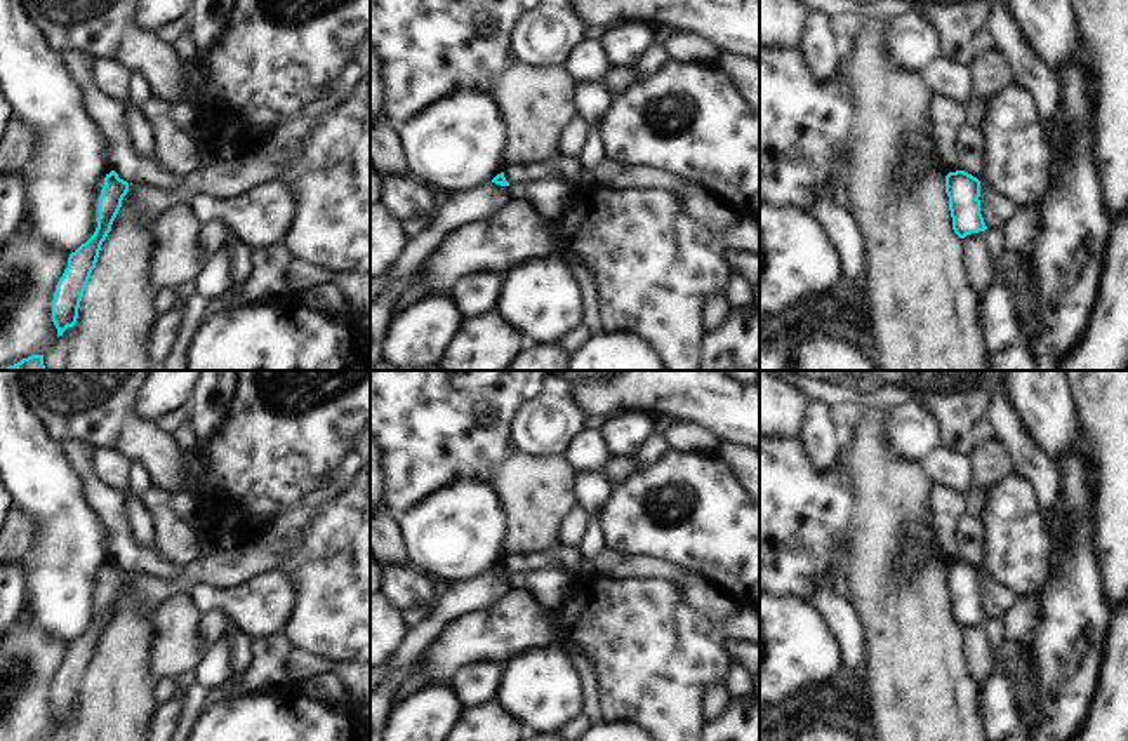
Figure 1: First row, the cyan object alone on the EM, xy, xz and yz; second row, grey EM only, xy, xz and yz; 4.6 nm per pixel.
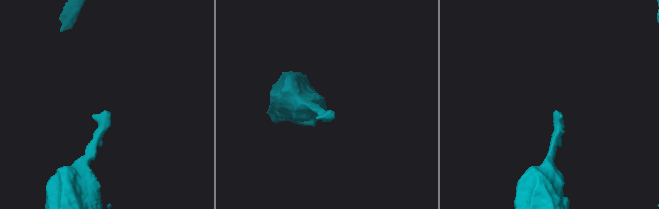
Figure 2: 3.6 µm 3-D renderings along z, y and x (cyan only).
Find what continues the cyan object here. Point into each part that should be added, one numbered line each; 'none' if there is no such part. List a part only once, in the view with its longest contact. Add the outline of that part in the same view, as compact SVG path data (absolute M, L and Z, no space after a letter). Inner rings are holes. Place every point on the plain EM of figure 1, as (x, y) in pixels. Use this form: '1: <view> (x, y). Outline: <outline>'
none

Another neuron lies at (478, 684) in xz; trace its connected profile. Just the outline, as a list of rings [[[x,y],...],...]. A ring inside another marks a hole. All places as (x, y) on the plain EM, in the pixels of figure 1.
[[[480,661],[462,668],[445,685],[473,710],[497,701],[504,678],[506,664]]]

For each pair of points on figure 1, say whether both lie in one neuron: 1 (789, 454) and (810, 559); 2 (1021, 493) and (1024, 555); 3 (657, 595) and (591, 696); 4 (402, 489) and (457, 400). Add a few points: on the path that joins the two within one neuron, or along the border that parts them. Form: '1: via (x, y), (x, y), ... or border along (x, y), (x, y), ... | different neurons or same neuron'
1: via (789, 480), (789, 533) | same neuron
2: via (1021, 508), (1021, 540) | same neuron
3: border along (581, 649), (597, 677), (598, 703), (607, 719) | different neurons
4: via (416, 467), (438, 423) | same neuron

